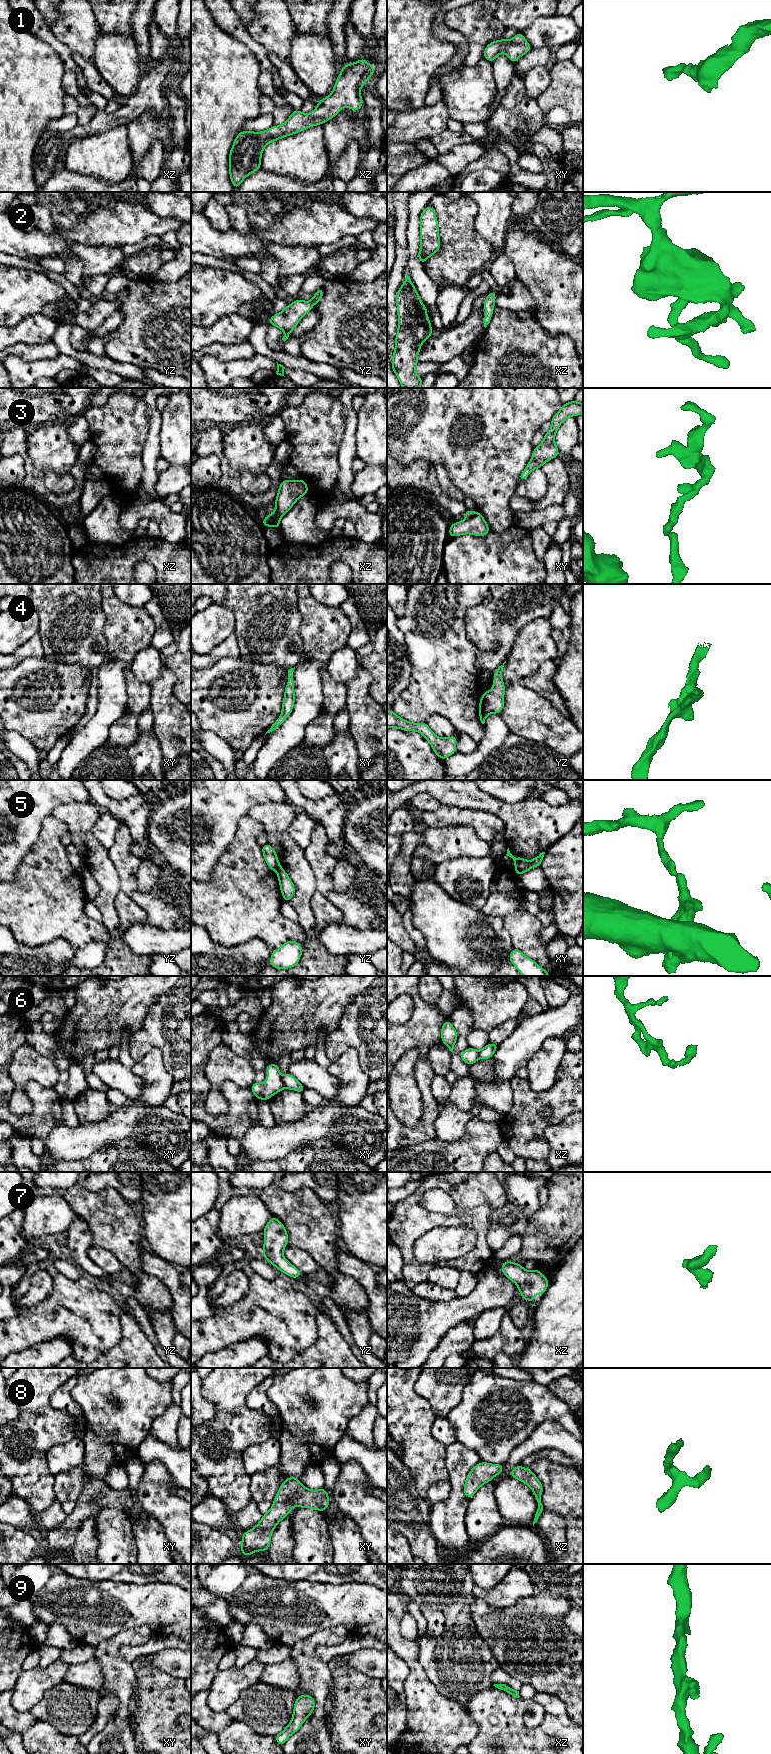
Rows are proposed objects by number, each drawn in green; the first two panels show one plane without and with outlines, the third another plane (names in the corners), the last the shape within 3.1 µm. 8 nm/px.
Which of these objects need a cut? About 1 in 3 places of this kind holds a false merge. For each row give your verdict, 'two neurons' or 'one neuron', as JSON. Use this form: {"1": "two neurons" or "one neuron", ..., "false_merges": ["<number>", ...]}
{"1": "one neuron", "2": "one neuron", "3": "two neurons", "4": "one neuron", "5": "two neurons", "6": "two neurons", "7": "one neuron", "8": "one neuron", "9": "one neuron", "false_merges": ["3", "5", "6"]}

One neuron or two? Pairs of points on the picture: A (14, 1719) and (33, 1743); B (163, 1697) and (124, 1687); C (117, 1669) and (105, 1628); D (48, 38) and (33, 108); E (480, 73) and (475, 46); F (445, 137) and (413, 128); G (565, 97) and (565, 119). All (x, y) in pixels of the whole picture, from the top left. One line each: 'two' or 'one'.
A: two
B: two
C: two
D: two
E: two
F: two
G: two

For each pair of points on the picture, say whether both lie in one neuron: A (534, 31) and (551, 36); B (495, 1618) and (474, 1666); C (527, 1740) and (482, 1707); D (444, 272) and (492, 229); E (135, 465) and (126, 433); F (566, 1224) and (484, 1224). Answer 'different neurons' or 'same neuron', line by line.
A: same neuron
B: different neurons
C: same neuron
D: different neurons
E: same neuron
F: different neurons

